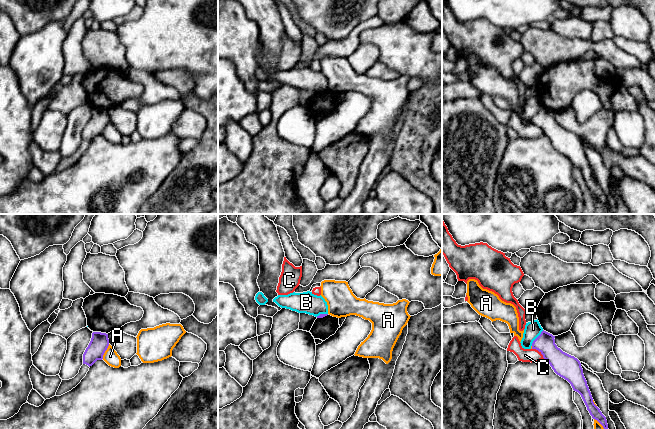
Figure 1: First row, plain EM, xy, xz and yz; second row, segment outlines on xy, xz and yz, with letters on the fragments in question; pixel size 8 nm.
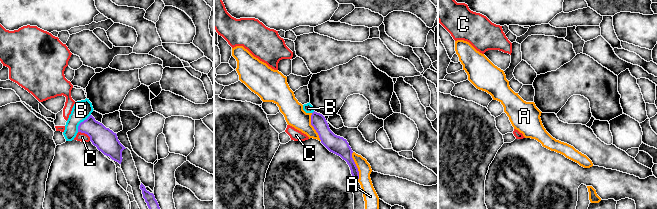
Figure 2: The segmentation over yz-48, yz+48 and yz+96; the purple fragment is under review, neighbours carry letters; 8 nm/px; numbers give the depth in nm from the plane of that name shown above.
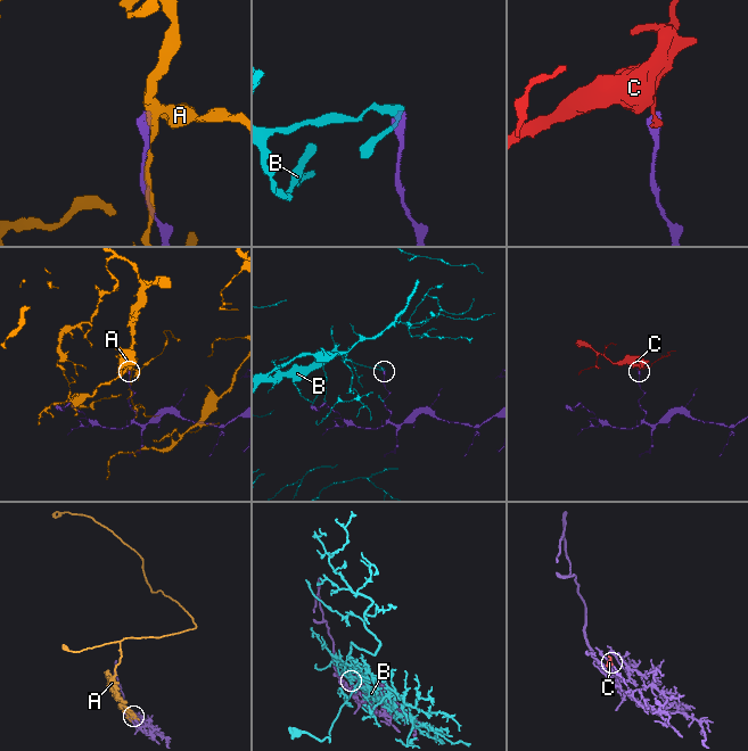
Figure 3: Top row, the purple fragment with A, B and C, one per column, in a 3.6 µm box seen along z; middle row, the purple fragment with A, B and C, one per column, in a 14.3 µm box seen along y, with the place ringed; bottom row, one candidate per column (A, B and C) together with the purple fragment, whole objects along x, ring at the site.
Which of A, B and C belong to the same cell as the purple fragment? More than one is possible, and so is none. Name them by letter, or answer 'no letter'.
no letter

